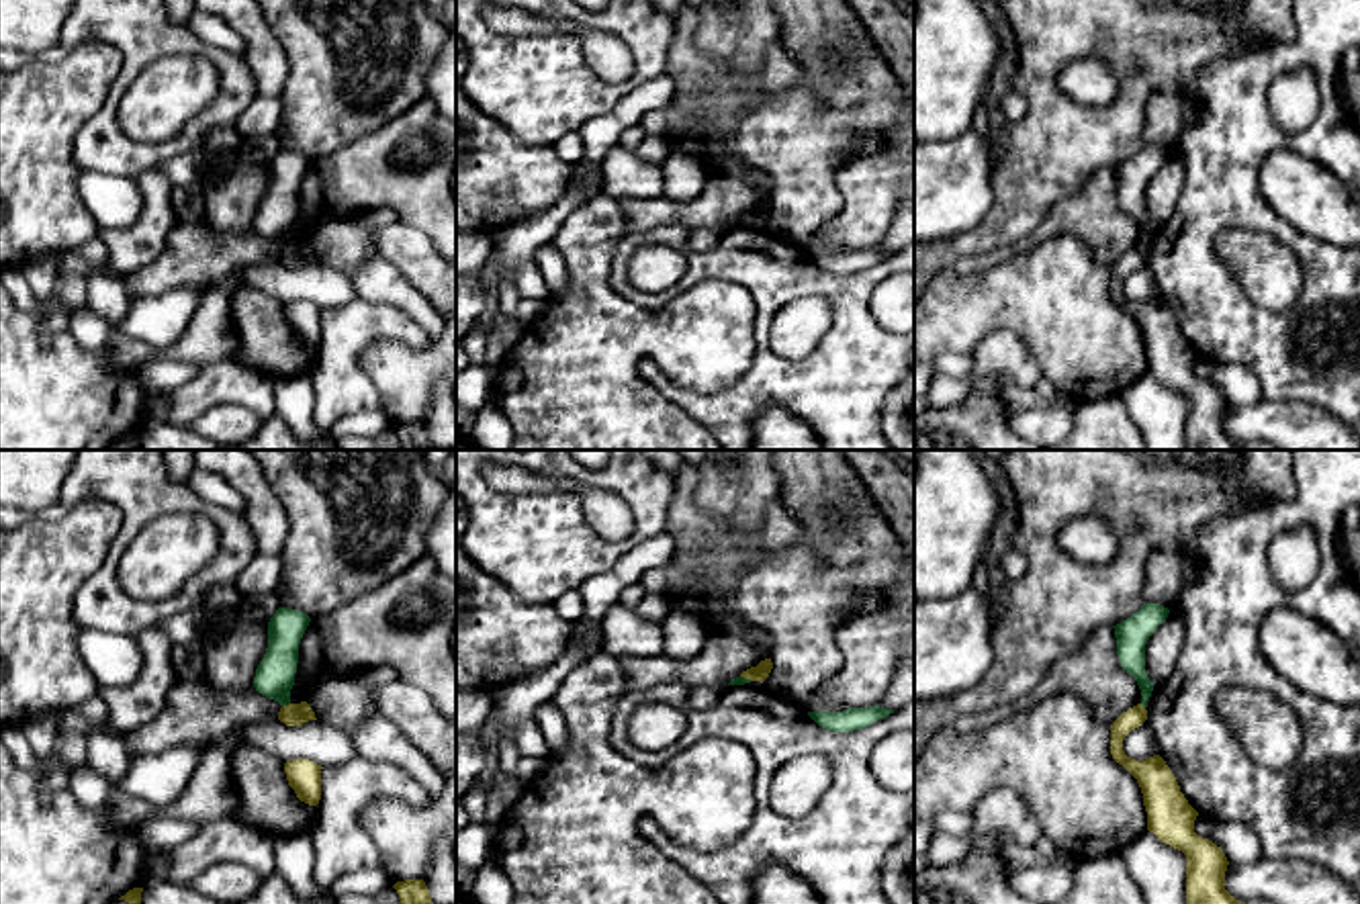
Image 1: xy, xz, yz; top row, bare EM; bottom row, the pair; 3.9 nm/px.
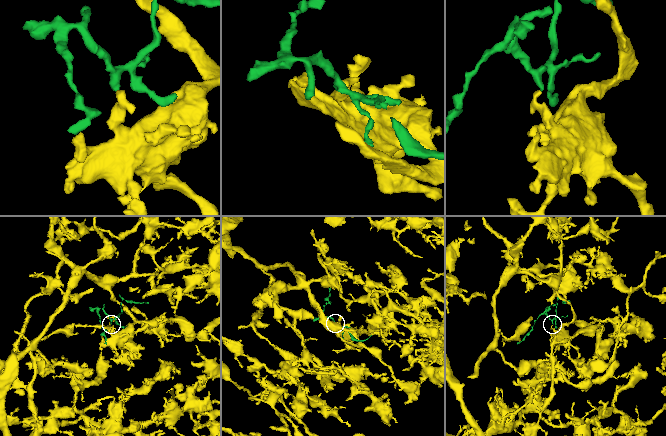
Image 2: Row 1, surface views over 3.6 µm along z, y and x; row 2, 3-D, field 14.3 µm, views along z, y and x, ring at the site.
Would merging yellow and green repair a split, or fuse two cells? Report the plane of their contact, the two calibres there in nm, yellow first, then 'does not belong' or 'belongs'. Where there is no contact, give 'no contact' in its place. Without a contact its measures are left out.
xy | 90/160 nm | does not belong

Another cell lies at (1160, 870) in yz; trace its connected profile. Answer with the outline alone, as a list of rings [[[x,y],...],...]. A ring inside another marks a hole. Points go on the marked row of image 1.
[[[1143,830],[1121,859],[1139,886],[1145,904],[1186,904],[1186,855]]]

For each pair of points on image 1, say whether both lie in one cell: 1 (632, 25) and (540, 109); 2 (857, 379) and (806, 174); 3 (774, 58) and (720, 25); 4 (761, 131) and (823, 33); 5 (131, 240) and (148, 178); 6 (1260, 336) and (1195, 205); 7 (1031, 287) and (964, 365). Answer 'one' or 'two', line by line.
1: one
2: two
3: two
4: one
5: one
6: one
7: two

